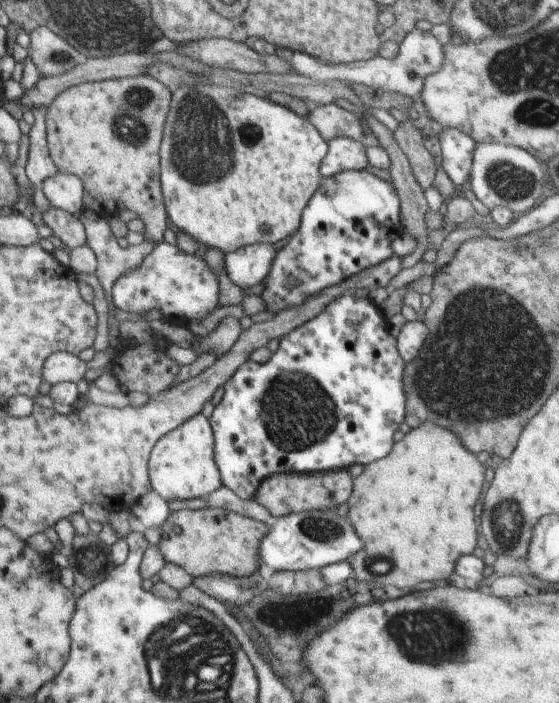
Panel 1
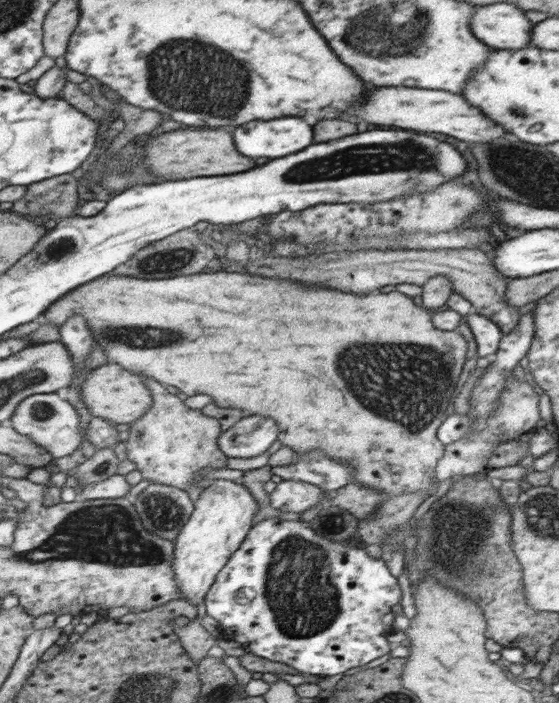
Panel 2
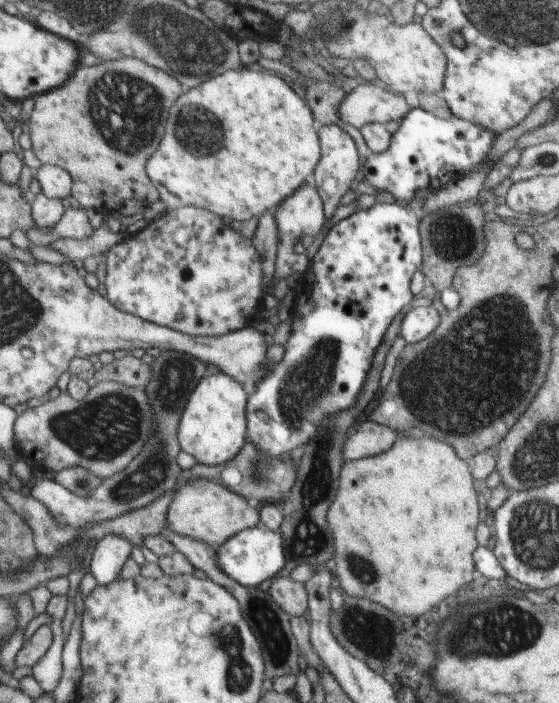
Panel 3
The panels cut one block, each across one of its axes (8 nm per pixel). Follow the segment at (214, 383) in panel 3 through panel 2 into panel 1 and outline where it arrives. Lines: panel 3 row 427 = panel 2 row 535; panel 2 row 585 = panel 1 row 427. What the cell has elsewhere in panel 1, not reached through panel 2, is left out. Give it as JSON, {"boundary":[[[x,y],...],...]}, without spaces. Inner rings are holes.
{"boundary":[[[200,413],[158,440],[150,454],[148,468],[153,490],[166,502],[204,498],[222,487],[214,462],[214,432],[209,419]]]}

